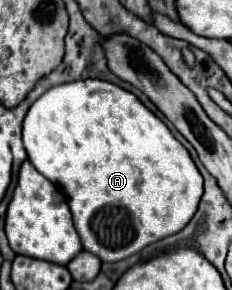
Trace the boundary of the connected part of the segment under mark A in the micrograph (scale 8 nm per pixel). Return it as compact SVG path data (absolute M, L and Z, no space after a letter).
M77 80L53 86L27 112L23 144L31 164L65 194L83 248L103 262L125 260L145 246L177 234L197 212L203 176L187 148L129 90L103 80Z

